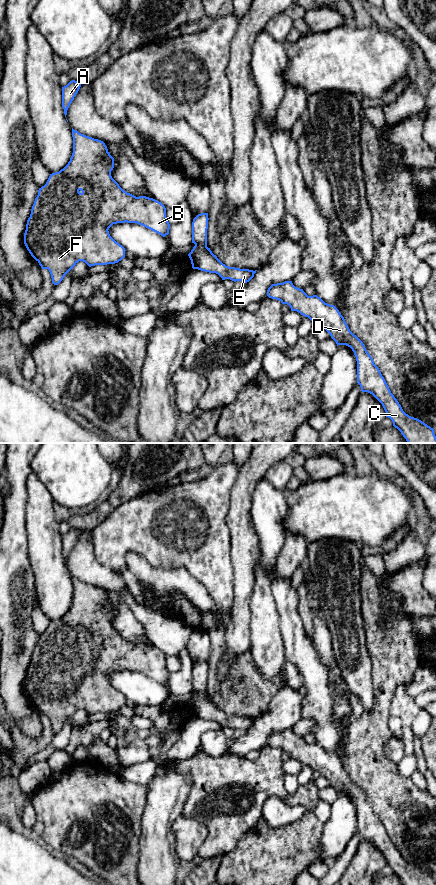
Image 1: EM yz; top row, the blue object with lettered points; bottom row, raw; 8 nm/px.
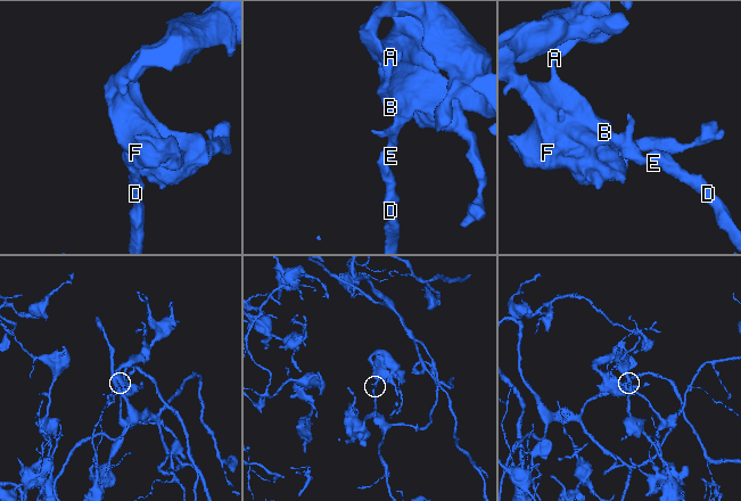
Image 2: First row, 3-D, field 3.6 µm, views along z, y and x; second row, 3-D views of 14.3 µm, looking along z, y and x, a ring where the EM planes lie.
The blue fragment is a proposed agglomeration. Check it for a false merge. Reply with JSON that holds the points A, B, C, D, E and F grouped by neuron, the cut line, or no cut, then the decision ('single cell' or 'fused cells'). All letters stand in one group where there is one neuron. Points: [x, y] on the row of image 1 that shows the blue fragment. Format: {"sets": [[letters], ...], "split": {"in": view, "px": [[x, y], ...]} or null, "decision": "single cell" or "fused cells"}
{"sets": [["A", "B", "C", "D", "E", "F"]], "split": null, "decision": "single cell"}

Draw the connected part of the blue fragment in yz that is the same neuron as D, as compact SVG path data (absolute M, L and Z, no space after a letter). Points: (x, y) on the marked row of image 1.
M292 281L272 284L267 290L267 296L279 300L282 304L289 305L291 311L297 311L301 315L308 317L313 323L318 323L321 328L330 334L337 346L346 345L352 349L357 361L357 383L360 385L361 391L372 394L382 404L386 417L392 420L393 426L401 432L408 443L436 443L433 428L403 411L401 405L391 393L379 368L374 364L373 358L367 352L365 345L350 331L344 317L334 305L325 303L317 295L308 296L303 289L295 287Z

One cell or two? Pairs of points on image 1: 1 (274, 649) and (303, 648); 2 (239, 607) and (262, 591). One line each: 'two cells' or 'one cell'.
1: two cells
2: two cells

